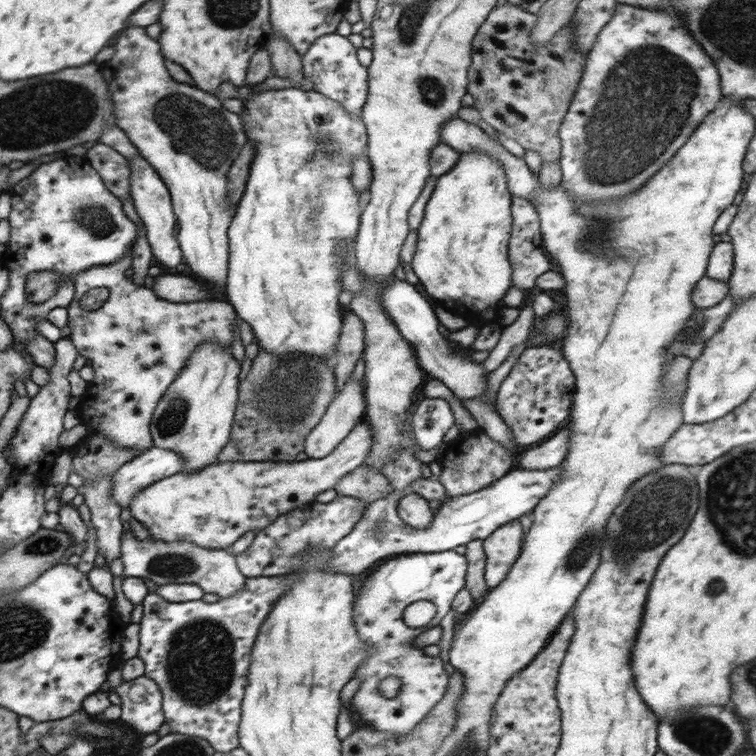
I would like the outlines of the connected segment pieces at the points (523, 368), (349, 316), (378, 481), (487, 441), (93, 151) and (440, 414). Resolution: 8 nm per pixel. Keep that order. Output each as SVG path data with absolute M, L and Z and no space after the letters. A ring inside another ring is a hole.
M558 346L528 347L502 380L496 398L497 413L510 428L512 442L526 446L548 438L567 422L575 389L575 374Z
M346 310L342 316L342 330L338 338L337 361L334 364L336 391L350 380L356 362L363 357L364 324L358 315Z
M358 466L356 470L342 477L334 489L339 495L356 497L368 503L386 498L386 494L392 492L388 478L378 470L364 466Z
M472 430L448 442L442 457L438 460L442 472L437 478L444 485L448 497L478 492L506 475L515 463L513 459L508 449L498 441L488 437L482 430Z
M98 144L82 154L102 177L106 187L121 201L130 198L129 160L106 144Z
M425 398L411 417L415 440L420 448L432 450L443 444L444 435L454 422L454 413L442 398Z

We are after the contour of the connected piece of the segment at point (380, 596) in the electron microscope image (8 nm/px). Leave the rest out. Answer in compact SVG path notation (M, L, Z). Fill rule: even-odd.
M454 549L438 553L407 553L388 558L367 576L352 608L357 634L368 645L366 651L370 653L354 672L354 677L360 679L360 688L352 700L352 706L356 708L352 713L354 719L360 719L380 732L398 736L412 731L444 698L449 686L444 663L440 656L429 656L422 648L414 646L414 637L440 625L458 592L465 588L467 567L465 554L458 554ZM420 600L435 604L437 615L426 628L410 628L403 620L404 608ZM392 675L400 677L402 690L395 698L384 698L377 689L380 681Z

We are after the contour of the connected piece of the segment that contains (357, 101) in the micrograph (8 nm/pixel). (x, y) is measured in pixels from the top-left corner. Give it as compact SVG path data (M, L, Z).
M334 32L318 37L301 57L301 61L303 76L314 83L316 92L336 100L349 114L360 118L367 100L369 75L367 68L358 61L356 50L348 37Z

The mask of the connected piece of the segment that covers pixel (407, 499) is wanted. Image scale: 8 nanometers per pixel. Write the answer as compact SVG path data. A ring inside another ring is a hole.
M406 493L396 504L399 517L414 529L428 528L435 515L429 500L416 493Z

